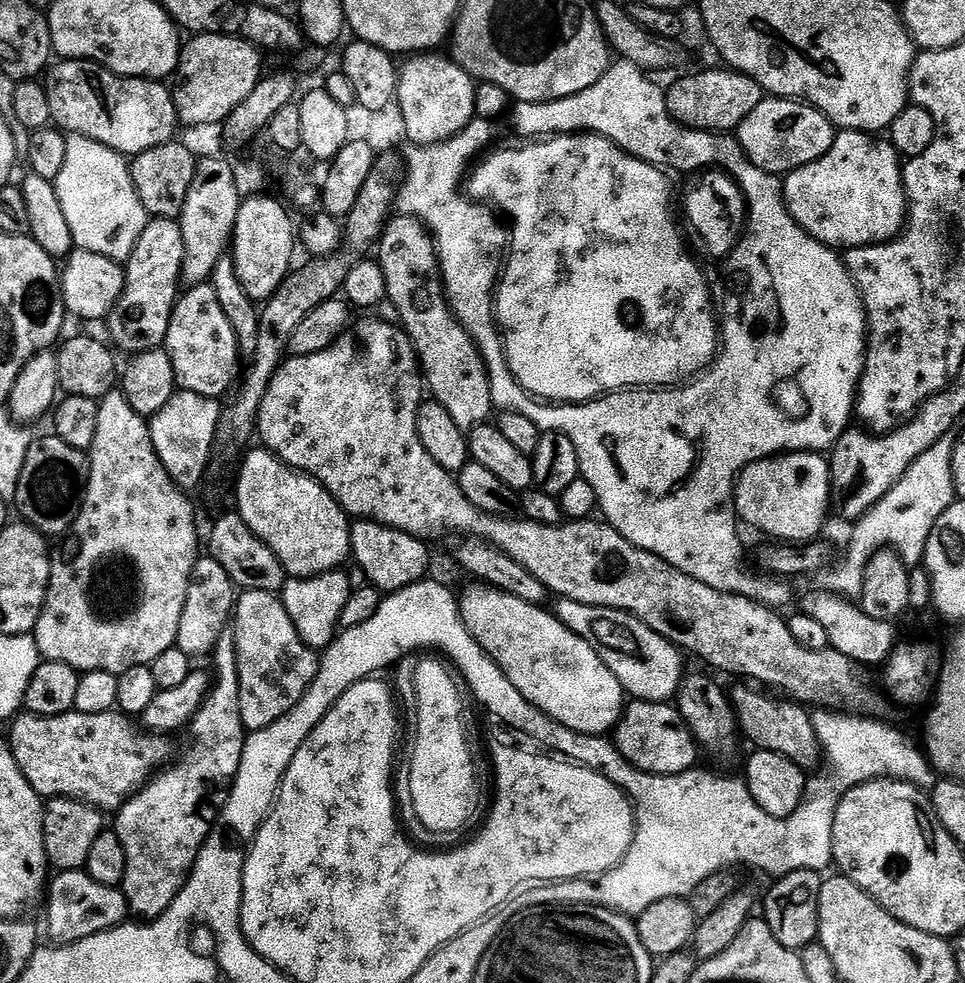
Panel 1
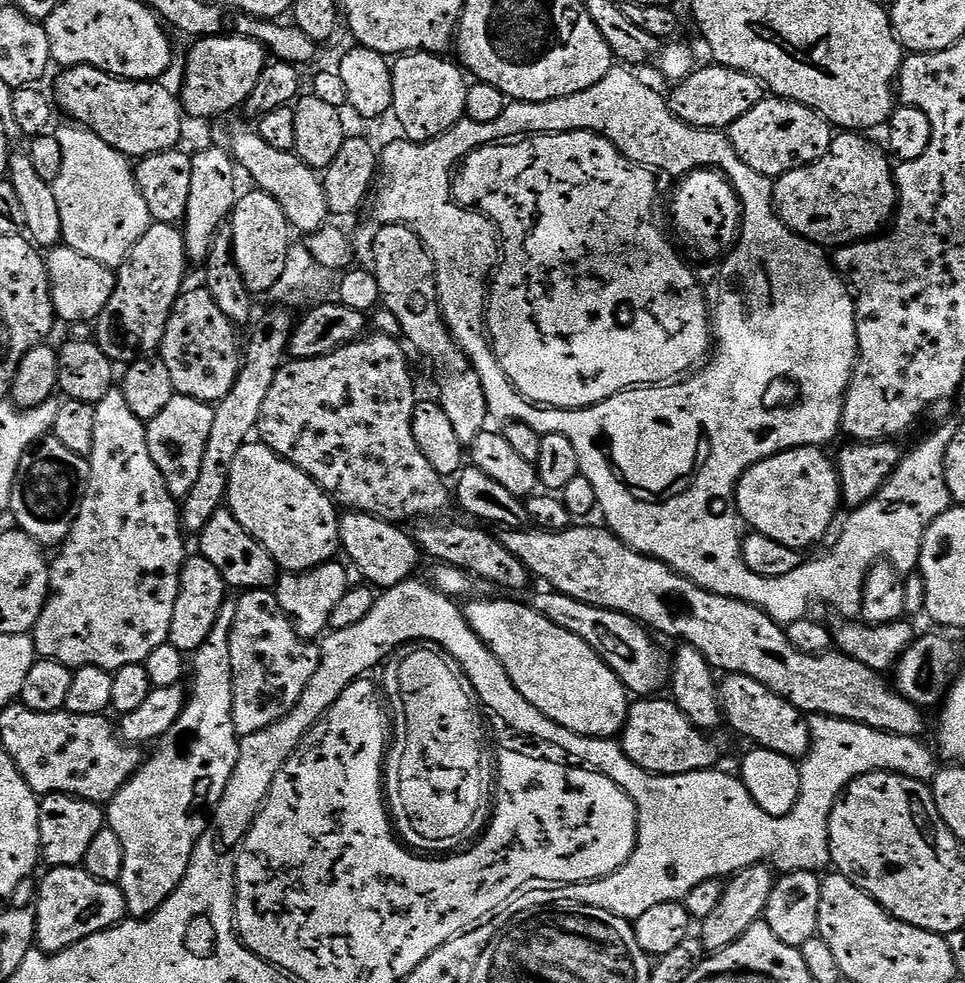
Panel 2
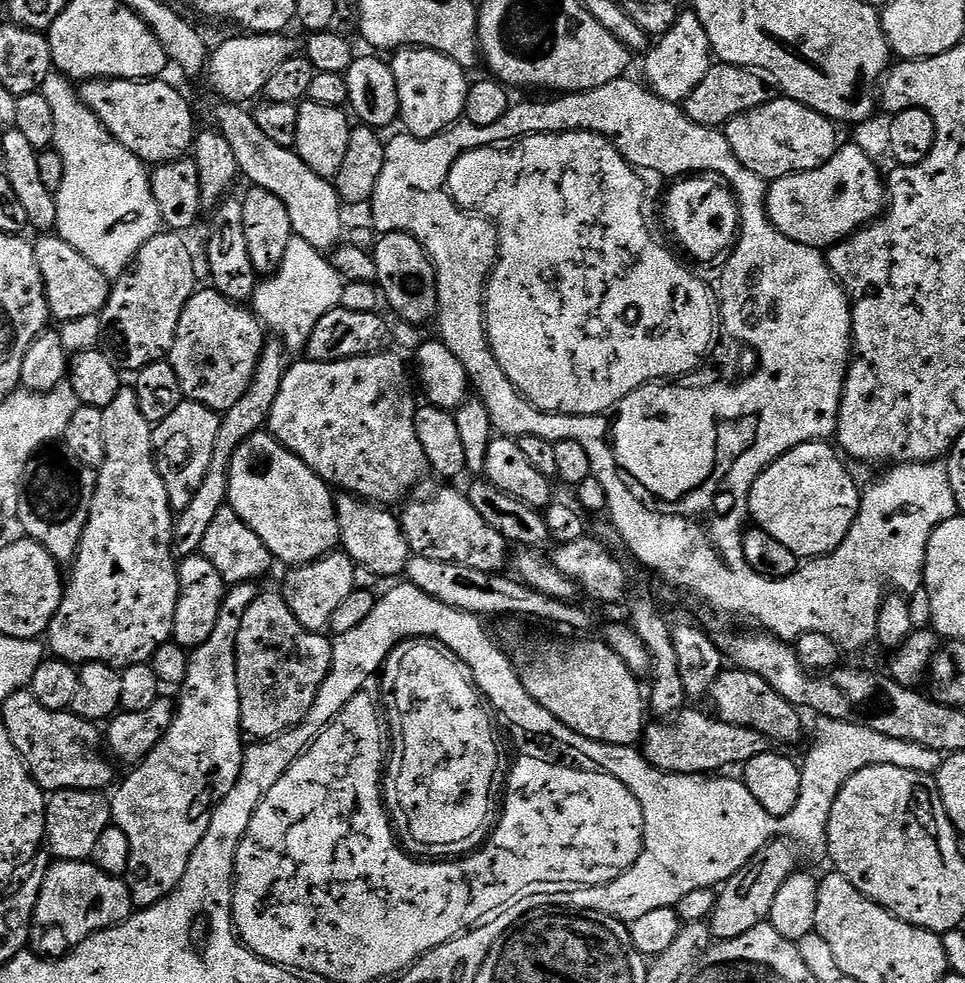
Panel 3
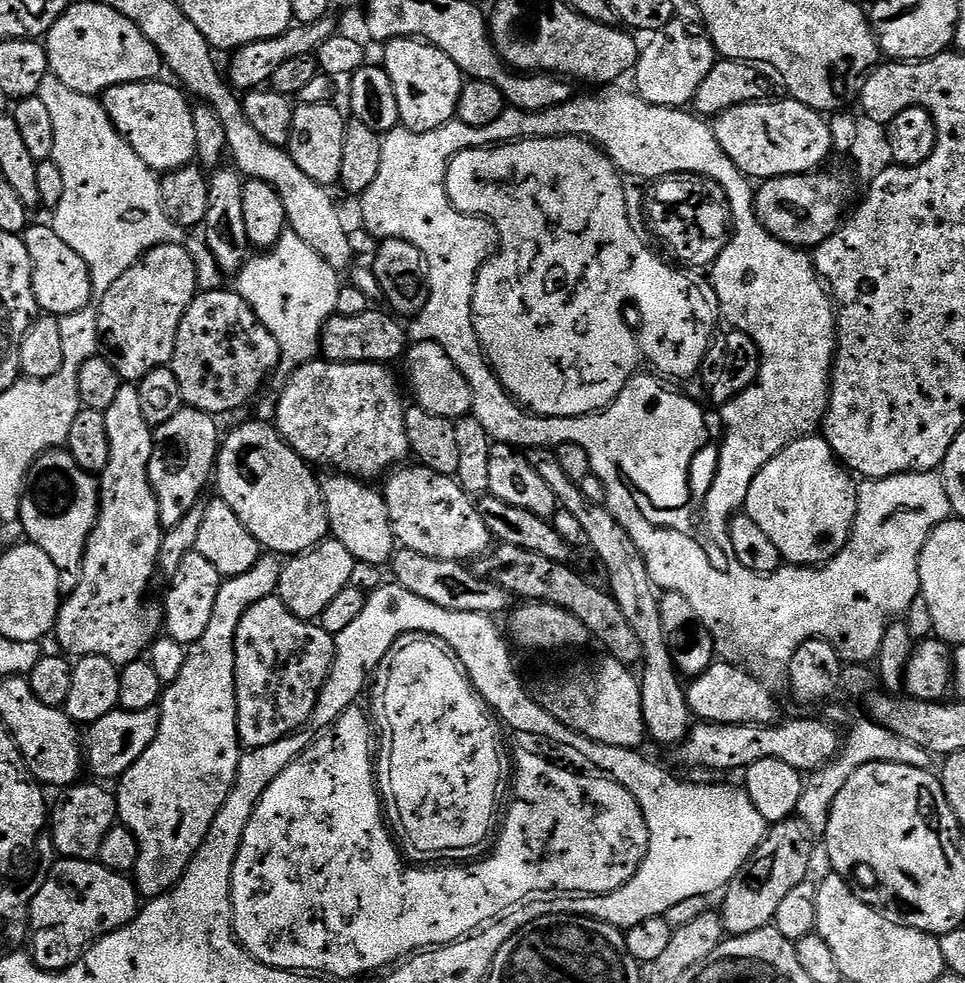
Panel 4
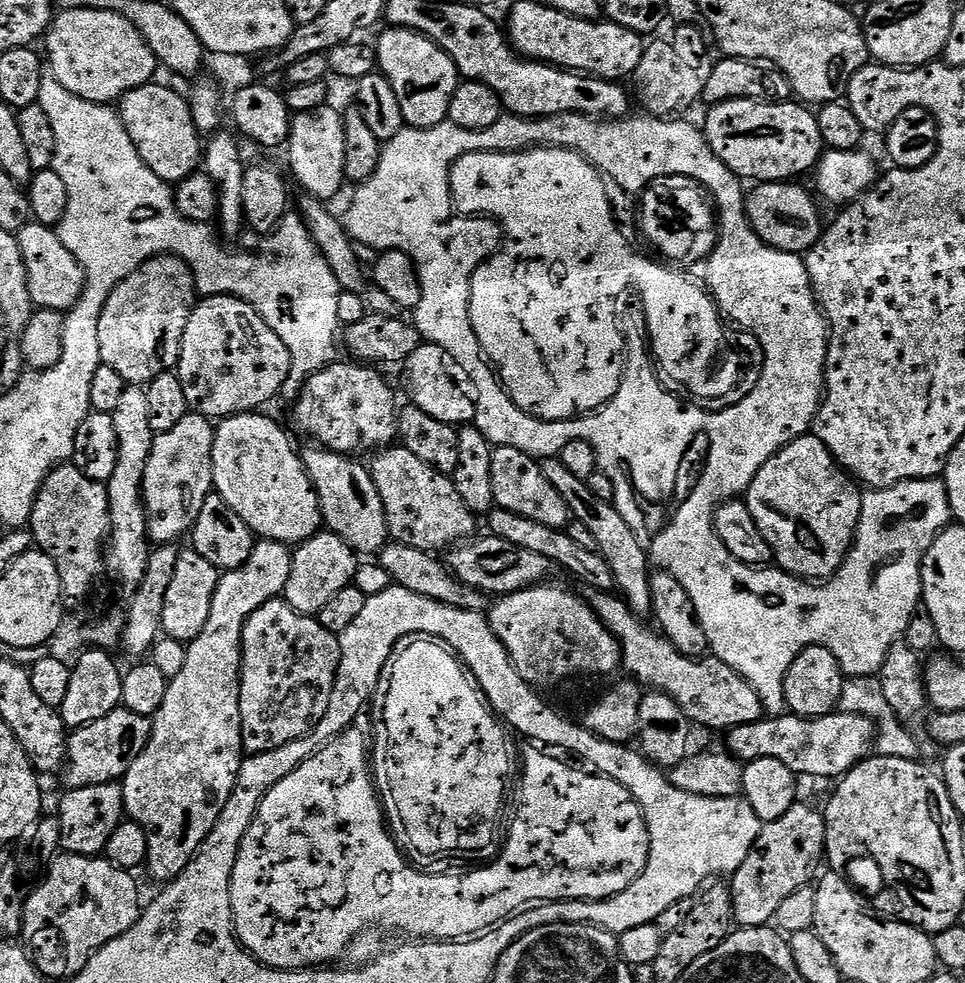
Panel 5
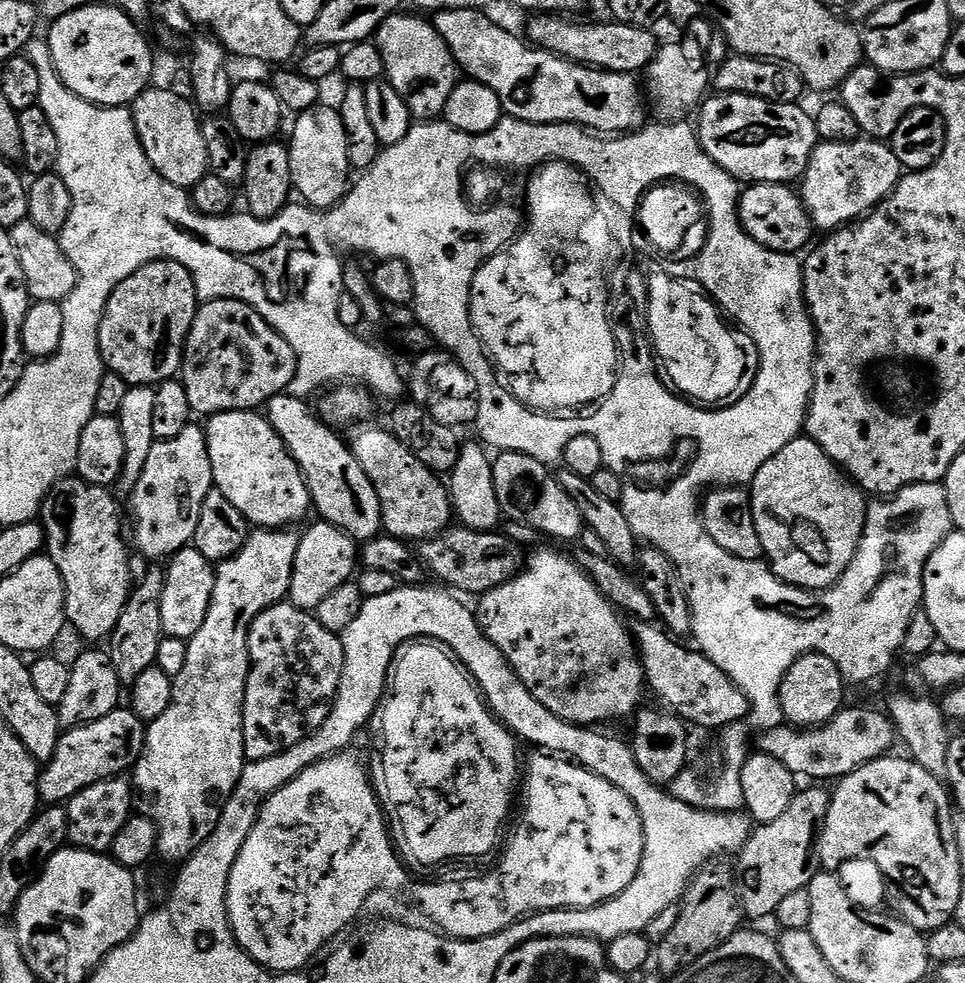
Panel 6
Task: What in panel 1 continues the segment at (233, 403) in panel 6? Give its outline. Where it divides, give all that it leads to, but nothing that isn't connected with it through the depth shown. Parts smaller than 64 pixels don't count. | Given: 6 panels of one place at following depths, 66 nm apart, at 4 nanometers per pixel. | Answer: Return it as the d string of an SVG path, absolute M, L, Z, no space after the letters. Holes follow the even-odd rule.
M211 283L194 284L187 291L177 299L162 347L170 358L170 366L174 366L177 389L215 400L223 397L236 370L236 335L226 314L222 314L222 302L218 302Z

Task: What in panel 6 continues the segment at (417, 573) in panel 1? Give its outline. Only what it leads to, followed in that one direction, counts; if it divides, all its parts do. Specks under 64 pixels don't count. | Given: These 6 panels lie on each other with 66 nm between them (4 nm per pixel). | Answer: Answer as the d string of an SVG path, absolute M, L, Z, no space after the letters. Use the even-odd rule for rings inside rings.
M287 394L275 396L266 405L270 426L282 438L288 453L294 458L304 476L308 493L312 495L312 508L325 524L338 526L338 530L357 542L367 542L381 535L382 506L374 490L374 482L366 478L366 470L358 466L351 447L340 441L339 431L333 430L320 419L315 411L308 409L305 401Z

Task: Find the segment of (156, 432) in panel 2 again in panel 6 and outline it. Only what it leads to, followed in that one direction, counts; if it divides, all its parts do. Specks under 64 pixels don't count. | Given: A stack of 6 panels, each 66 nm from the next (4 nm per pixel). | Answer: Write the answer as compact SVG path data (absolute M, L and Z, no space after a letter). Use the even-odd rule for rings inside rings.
M193 422L186 426L186 430L182 430L182 434L178 434L178 438L170 440L157 440L155 446L150 450L150 458L146 458L146 466L142 470L142 478L138 478L138 482L132 487L130 499L132 499L132 532L130 528L130 540L136 548L145 556L146 559L152 560L148 562L168 562L177 552L181 552L183 548L189 547L195 541L196 531L198 530L198 514L202 514L202 502L206 502L206 494L210 494L214 490L212 483L212 467L210 466L210 450L208 449L208 440L204 436L204 428L199 423Z

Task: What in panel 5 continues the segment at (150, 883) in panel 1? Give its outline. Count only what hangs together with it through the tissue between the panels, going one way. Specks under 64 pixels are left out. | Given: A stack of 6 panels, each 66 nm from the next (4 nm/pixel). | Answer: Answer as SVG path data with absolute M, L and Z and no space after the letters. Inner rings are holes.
M261 539L242 567L221 575L214 590L214 602L210 602L210 618L206 618L206 627L202 629L202 634L198 634L198 638L187 645L186 663L178 673L178 678L168 682L166 702L162 702L152 720L150 742L146 750L134 758L134 766L130 766L124 775L124 811L127 819L146 830L146 872L156 880L171 882L182 875L202 842L206 842L206 834L214 830L214 822L218 822L222 806L230 802L240 764L246 755L240 725L242 630L258 606L277 599L283 593L286 578L290 578L292 554L293 549L289 545L279 544L277 540Z

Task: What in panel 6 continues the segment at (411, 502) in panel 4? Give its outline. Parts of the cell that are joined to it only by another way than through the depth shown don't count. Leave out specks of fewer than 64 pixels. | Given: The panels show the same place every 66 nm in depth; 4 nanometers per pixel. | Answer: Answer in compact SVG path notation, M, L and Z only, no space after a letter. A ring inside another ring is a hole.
M368 428L350 440L350 447L354 458L358 458L358 466L362 466L362 470L366 470L366 478L370 478L370 482L374 482L374 490L377 492L378 502L382 506L383 531L387 535L405 542L413 542L412 540L423 542L433 540L441 532L449 531L454 517L452 497L448 494L445 481L437 473L422 466L418 462L418 458L414 458L414 454L410 454L410 450L406 450L406 446L402 446L402 442L398 442L398 438L392 436L391 431L384 429L383 432L380 428Z

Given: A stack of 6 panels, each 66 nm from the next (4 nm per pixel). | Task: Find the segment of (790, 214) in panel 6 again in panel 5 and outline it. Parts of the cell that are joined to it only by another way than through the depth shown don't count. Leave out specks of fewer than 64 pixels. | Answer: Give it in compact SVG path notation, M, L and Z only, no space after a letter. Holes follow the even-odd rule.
M760 182L747 193L746 207L750 226L774 250L806 254L816 245L822 231L817 197L799 188L796 182Z

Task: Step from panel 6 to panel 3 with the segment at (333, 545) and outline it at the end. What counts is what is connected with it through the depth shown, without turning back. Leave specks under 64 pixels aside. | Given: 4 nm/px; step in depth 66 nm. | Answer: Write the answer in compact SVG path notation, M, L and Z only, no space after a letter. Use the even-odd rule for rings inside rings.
M343 550L329 552L327 556L318 558L309 564L298 564L287 569L284 576L282 595L286 606L306 626L306 630L323 633L328 627L331 615L339 603L343 602L351 592L355 592L354 570L356 563Z

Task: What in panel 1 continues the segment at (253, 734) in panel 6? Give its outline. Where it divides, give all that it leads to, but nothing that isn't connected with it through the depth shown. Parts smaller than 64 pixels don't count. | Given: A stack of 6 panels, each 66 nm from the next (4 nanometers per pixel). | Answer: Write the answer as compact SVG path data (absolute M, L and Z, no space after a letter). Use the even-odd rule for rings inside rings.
M244 590L236 597L234 609L234 628L236 624L236 677L238 677L238 702L240 717L248 732L257 732L282 718L282 714L290 714L294 706L306 694L306 690L314 682L318 674L320 656L294 630L294 622L290 622L290 614L286 614L283 599L277 593L262 590Z

